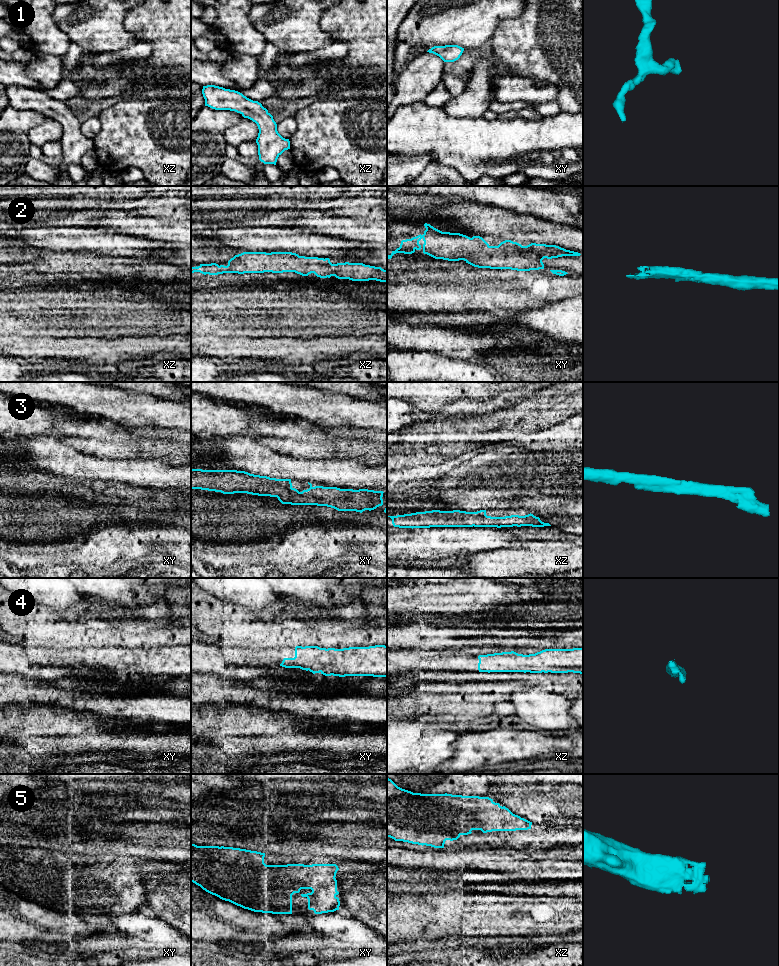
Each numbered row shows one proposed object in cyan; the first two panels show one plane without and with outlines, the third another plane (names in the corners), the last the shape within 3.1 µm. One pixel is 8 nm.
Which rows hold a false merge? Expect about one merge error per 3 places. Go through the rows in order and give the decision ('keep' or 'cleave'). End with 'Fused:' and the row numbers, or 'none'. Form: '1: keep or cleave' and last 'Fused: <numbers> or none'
1: keep
2: keep
3: keep
4: keep
5: keep
Fused: none

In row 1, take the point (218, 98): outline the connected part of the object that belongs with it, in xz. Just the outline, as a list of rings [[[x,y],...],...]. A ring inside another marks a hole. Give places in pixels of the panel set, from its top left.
[[[215,85],[203,86],[202,94],[205,106],[215,110],[235,111],[257,124],[258,155],[264,164],[276,165],[278,157],[290,149],[289,139],[278,133],[273,116],[258,101],[253,101],[238,91]]]

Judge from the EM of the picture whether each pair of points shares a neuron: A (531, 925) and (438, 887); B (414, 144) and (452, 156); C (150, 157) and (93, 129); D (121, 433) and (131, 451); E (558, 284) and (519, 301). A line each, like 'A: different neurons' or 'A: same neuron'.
A: different neurons
B: same neuron
C: different neurons
D: different neurons
E: same neuron

